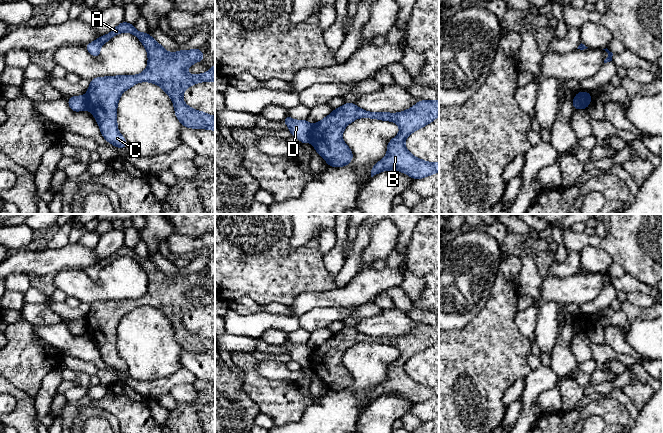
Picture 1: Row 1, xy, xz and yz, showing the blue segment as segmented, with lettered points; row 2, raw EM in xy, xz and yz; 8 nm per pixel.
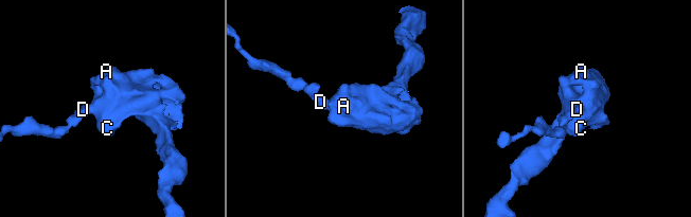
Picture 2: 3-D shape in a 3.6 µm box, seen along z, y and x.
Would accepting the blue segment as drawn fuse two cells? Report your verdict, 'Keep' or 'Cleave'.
Cleave

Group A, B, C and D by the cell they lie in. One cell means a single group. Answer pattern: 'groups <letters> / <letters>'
groups A B C / D

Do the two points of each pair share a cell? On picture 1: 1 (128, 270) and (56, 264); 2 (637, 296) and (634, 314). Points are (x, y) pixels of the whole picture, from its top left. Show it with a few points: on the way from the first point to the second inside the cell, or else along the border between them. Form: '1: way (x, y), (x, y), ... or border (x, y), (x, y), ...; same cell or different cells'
1: border (84, 269), (63, 269), (61, 271); different cells
2: border (627, 300), (641, 307), (648, 307), (652, 304); different cells

